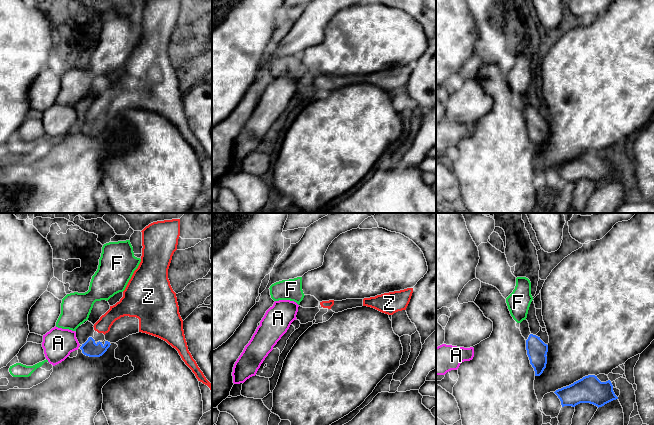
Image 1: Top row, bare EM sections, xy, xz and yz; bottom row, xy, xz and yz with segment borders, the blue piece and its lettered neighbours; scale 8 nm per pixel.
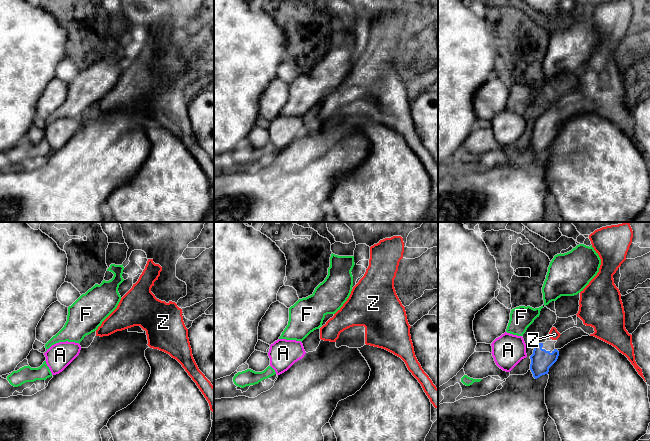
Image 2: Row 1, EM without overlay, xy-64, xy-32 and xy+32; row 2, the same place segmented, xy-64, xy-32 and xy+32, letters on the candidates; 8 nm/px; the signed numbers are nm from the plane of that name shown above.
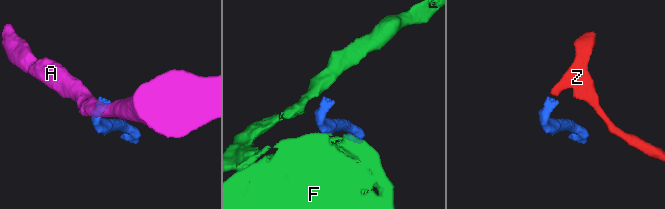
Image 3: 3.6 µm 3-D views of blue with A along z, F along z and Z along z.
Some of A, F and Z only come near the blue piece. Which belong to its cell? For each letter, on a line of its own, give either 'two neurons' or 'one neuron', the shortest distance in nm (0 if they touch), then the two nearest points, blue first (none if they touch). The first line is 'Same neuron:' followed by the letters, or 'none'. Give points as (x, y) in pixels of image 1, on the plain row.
Same neuron: Z
A: two neurons; gap 20 nm; span xy (80, 123), (78, 123)
F: two neurons; gap 120 nm; span xy (88, 114), (75, 106)
Z: one neuron; gap 60 nm; span xy (105, 117), (104, 110)

